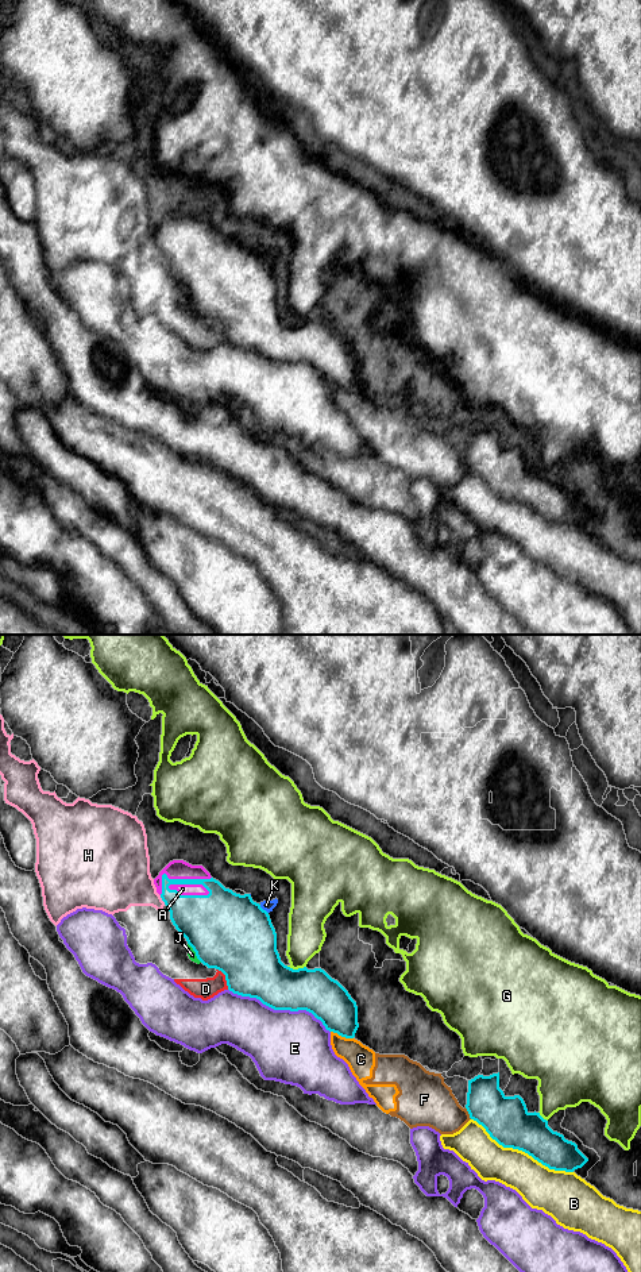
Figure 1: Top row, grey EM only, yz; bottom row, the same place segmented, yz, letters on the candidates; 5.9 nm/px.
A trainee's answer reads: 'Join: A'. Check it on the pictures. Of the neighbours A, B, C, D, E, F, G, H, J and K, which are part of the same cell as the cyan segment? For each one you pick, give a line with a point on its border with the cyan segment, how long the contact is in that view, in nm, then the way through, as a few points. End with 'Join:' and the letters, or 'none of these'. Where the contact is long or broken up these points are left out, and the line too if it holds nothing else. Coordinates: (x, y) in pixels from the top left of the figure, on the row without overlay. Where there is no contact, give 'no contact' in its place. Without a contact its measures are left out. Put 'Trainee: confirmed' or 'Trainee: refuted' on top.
Trainee: confirmed
A: contact yz (189, 247); length 260 nm
Join: A

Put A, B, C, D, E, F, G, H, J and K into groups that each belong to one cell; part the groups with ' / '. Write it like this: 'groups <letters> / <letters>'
groups A / B / C D F / E / G / H / J / K

